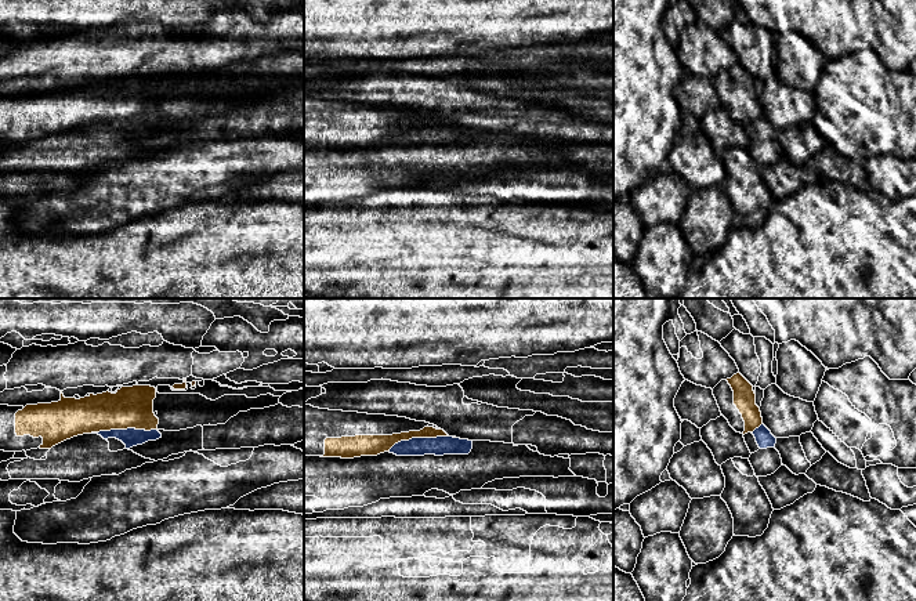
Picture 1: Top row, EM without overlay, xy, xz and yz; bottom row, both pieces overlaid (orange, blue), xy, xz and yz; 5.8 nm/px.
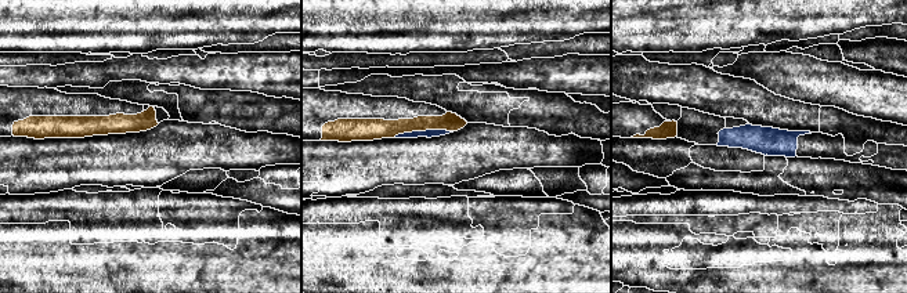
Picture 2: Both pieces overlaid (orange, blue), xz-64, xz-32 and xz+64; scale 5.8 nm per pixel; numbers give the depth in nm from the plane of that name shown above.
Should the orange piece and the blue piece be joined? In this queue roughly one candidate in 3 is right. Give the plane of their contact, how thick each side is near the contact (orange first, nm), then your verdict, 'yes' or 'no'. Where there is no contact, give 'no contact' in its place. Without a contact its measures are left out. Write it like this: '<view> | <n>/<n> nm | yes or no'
xy | 240/110 nm | no

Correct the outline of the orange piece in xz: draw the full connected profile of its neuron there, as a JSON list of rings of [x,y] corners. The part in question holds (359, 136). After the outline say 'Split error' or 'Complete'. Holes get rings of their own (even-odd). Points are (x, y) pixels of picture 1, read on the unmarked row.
[[[304,94],[304,146],[341,149],[377,146],[390,142],[401,131],[437,127],[449,126],[437,116],[426,112],[398,106],[319,99]]]. Split error

